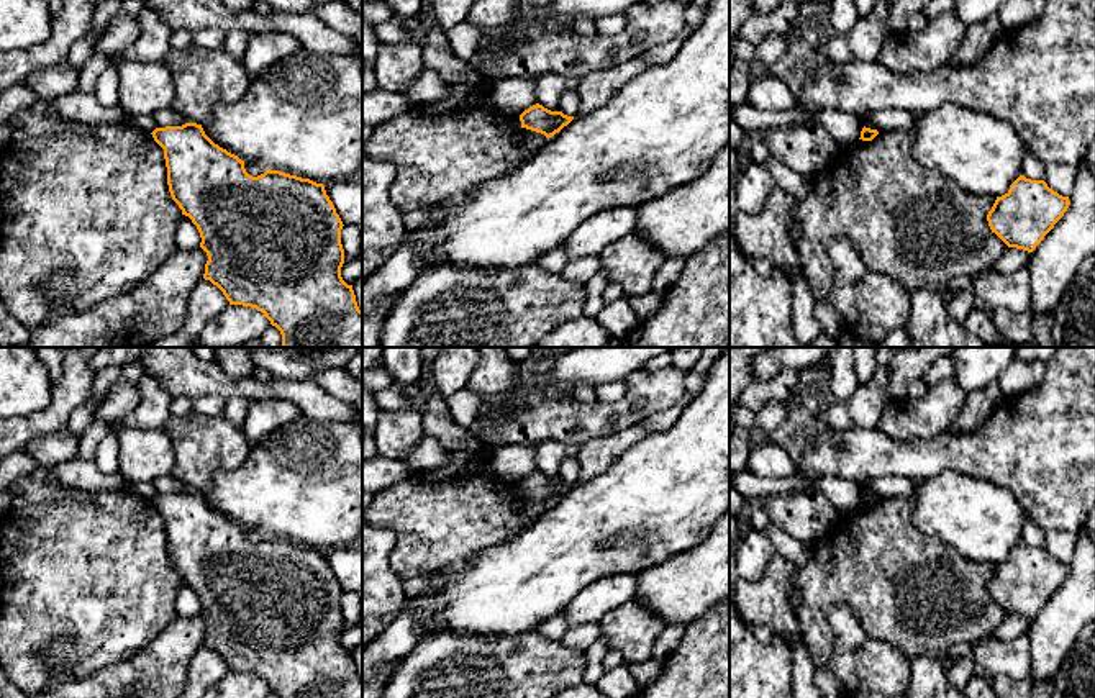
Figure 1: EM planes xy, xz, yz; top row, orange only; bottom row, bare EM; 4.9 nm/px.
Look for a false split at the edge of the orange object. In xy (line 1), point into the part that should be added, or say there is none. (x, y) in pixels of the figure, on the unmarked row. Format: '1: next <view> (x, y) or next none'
1: next none

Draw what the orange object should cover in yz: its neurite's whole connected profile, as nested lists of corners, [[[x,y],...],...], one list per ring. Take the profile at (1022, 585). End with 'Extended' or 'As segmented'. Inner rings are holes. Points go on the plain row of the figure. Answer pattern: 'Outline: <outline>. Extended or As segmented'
Outline: [[[1020,542],[1005,562],[997,564],[987,588],[1008,614],[1033,619],[1069,572],[1069,564],[1059,562],[1044,547]]]. As segmented

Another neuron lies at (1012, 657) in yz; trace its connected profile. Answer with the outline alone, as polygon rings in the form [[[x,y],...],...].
[[[1028,636],[1000,641],[987,637],[972,646],[972,657],[985,673],[1023,680],[1031,675],[1031,654]]]

